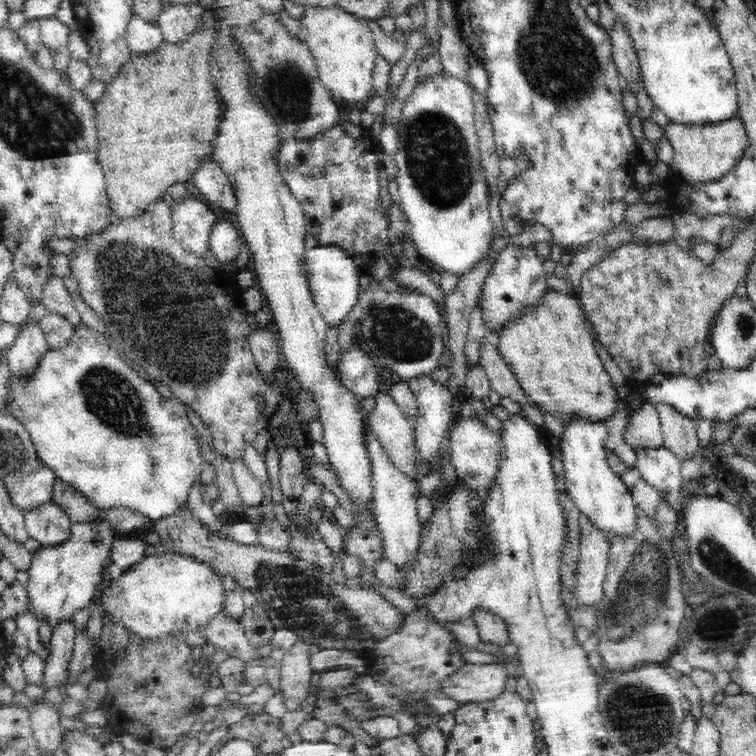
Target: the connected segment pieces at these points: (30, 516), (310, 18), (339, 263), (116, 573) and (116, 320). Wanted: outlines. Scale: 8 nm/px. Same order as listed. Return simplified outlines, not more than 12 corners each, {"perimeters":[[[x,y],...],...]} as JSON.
{"perimeters":[[[53,500],[25,511],[29,537],[42,546],[71,536],[71,520]],[[340,7],[305,8],[298,39],[338,101],[368,102],[376,42]],[[338,246],[305,252],[314,303],[329,327],[348,319],[361,271]],[[116,538],[107,567],[119,579],[146,557],[142,540]],[[171,200],[76,241],[125,359],[236,460],[290,396]]]}

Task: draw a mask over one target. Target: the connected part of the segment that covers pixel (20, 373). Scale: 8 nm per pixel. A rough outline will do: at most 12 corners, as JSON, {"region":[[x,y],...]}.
{"region":[[39,324],[6,352],[12,376],[32,380],[48,349]]}

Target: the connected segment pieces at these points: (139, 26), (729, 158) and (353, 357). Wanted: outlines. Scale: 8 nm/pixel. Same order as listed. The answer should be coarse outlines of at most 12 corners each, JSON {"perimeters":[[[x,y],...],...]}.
{"perimeters":[[[136,14],[127,24],[132,55],[164,43],[157,23]],[[739,117],[664,128],[686,182],[726,176],[748,152]],[[360,347],[347,348],[336,370],[359,398],[379,392],[381,370]]]}

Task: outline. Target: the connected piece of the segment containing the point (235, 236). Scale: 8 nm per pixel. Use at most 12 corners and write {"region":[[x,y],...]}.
{"region":[[218,216],[210,251],[220,261],[236,262],[245,245],[230,218]]}

